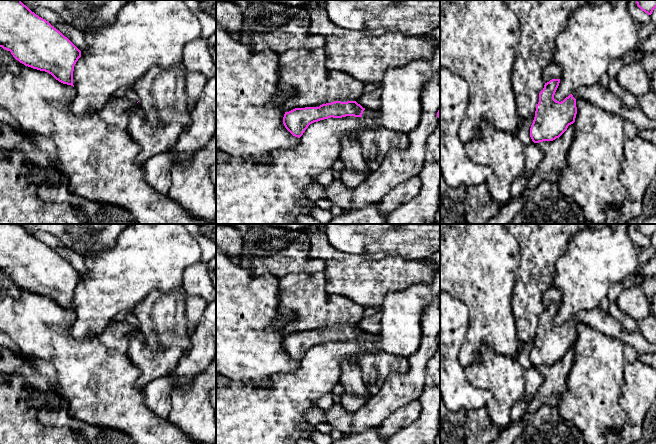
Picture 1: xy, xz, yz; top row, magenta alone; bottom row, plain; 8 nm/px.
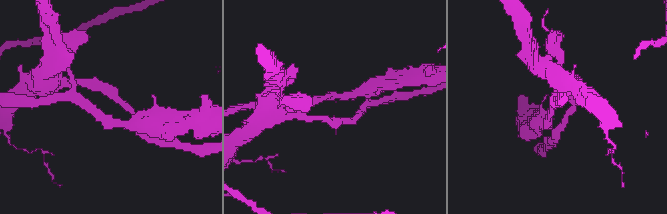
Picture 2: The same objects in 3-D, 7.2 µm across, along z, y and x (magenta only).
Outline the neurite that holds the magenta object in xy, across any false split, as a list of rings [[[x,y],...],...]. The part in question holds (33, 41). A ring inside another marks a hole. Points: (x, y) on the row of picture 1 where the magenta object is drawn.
[[[0,0],[0,47],[5,50],[11,52],[13,57],[18,60],[20,63],[24,64],[25,66],[31,67],[33,69],[37,69],[40,71],[45,71],[51,74],[56,80],[63,84],[73,85],[73,71],[74,66],[78,59],[81,57],[81,51],[67,38],[65,37],[60,31],[54,28],[48,21],[39,17],[34,12],[32,12],[26,5],[24,5],[21,0]]]

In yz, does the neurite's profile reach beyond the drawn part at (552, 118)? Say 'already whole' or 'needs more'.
needs more

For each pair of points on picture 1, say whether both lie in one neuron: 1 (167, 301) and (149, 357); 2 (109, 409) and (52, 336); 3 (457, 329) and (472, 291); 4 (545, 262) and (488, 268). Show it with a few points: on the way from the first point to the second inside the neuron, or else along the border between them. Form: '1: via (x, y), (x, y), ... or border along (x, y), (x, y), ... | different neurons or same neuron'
1: via (164, 315), (163, 343) | same neuron
2: via (101, 391), (66, 354) | same neuron
3: border along (450, 294), (466, 305), (469, 313), (468, 329) | different neurons
4: border along (518, 242), (520, 274), (513, 288) | different neurons

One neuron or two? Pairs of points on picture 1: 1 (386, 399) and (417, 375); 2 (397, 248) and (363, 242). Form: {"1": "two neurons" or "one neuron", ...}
{"1": "one neuron", "2": "one neuron"}

